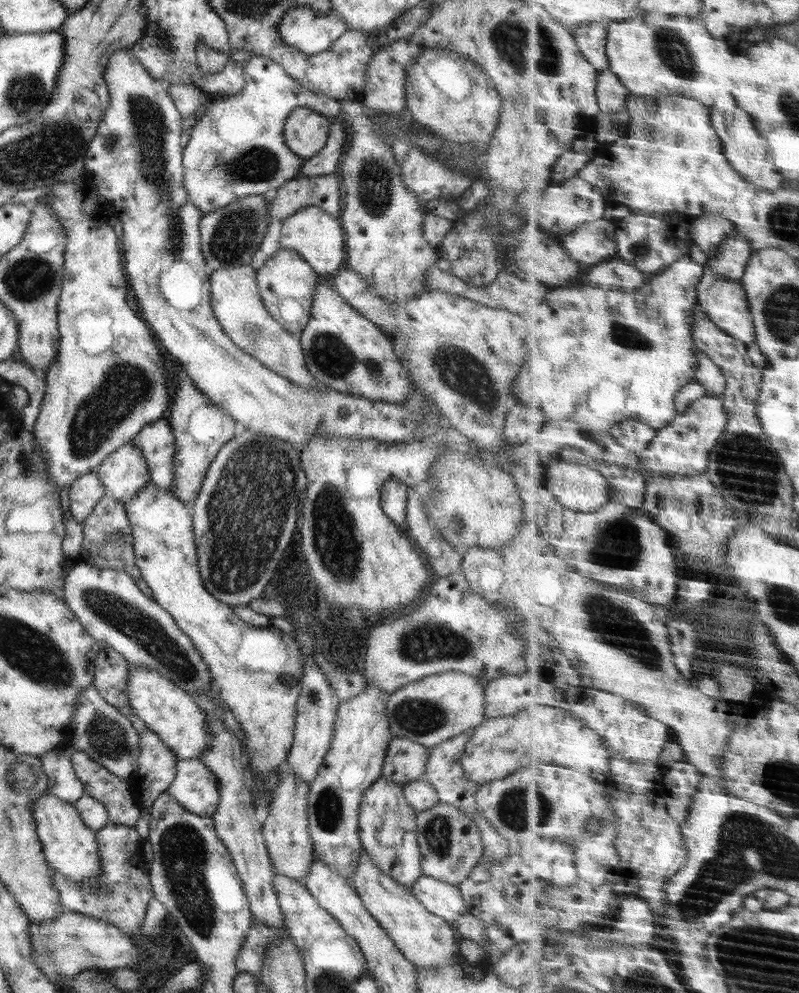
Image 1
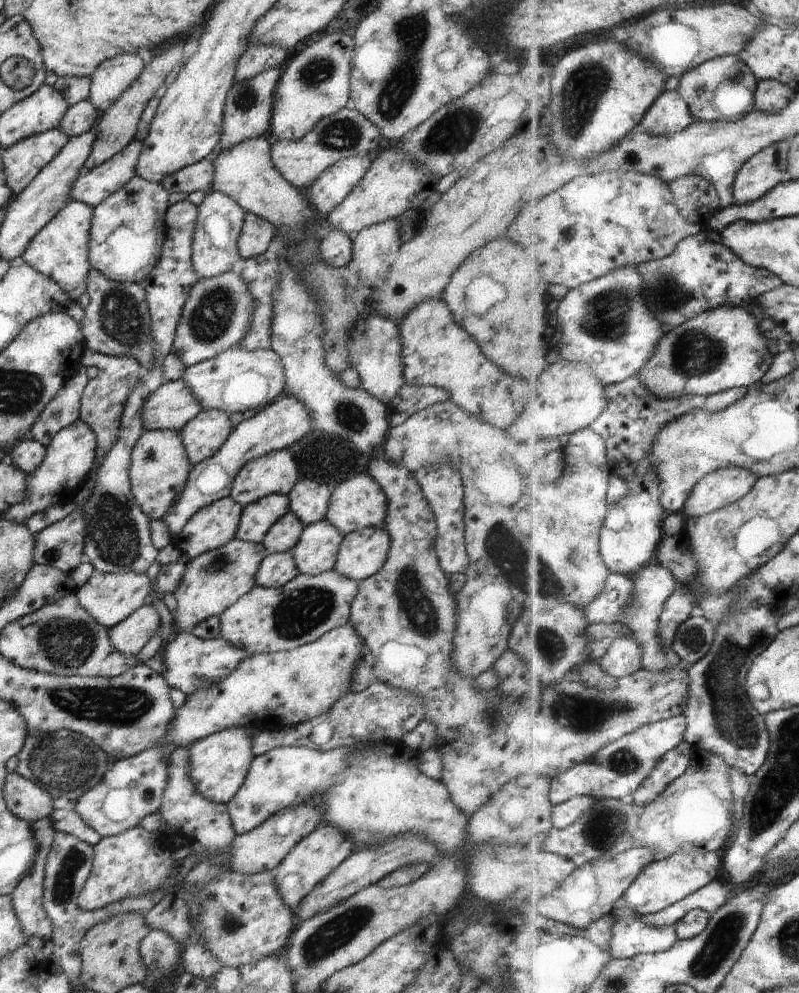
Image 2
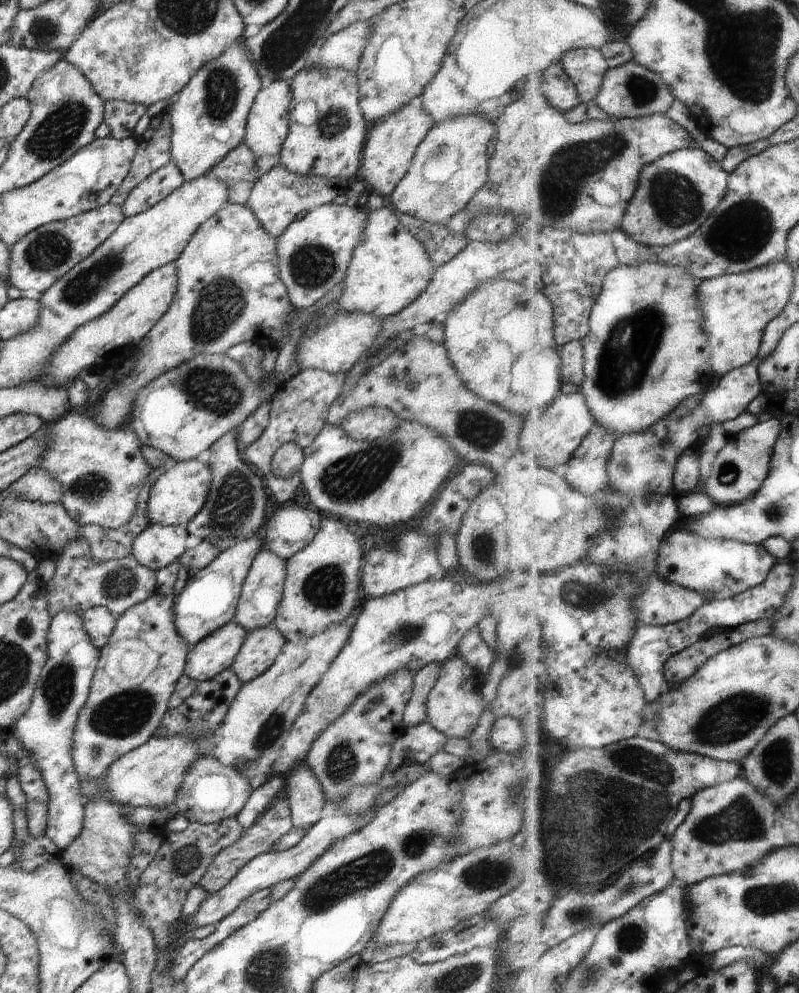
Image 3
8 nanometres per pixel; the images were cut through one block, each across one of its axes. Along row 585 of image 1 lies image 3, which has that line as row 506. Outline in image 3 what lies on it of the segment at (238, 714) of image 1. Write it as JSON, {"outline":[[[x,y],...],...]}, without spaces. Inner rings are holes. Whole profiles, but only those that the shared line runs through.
{"outline":[[[197,459],[170,465],[151,486],[147,499],[147,518],[150,524],[161,526],[186,525],[205,504],[211,482],[211,470]]]}

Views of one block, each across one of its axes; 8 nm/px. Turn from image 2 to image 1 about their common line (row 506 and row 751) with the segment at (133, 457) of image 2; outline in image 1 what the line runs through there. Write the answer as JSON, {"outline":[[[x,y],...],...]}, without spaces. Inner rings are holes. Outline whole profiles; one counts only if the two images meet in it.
{"outline":[[[146,726],[139,734],[137,768],[131,774],[129,790],[139,810],[149,810],[152,802],[174,779],[177,758]]]}

